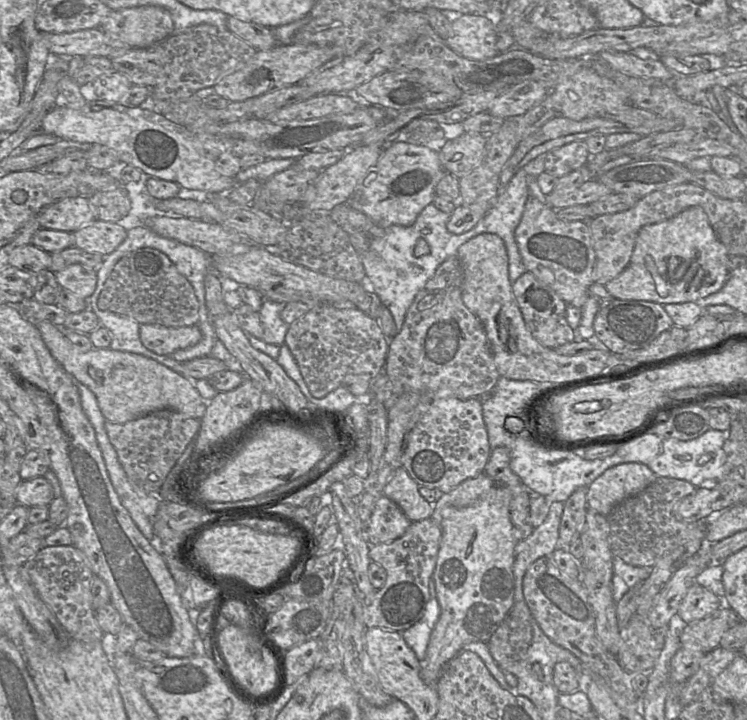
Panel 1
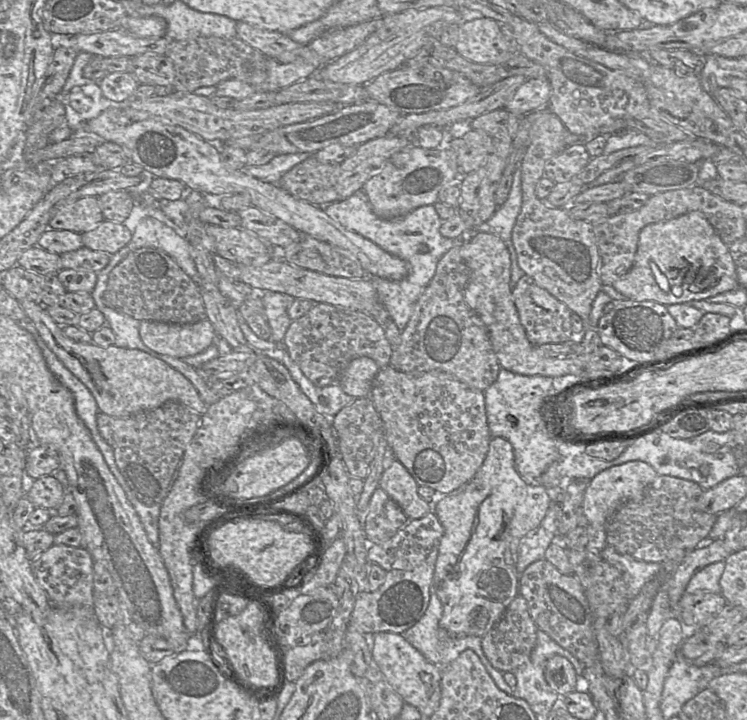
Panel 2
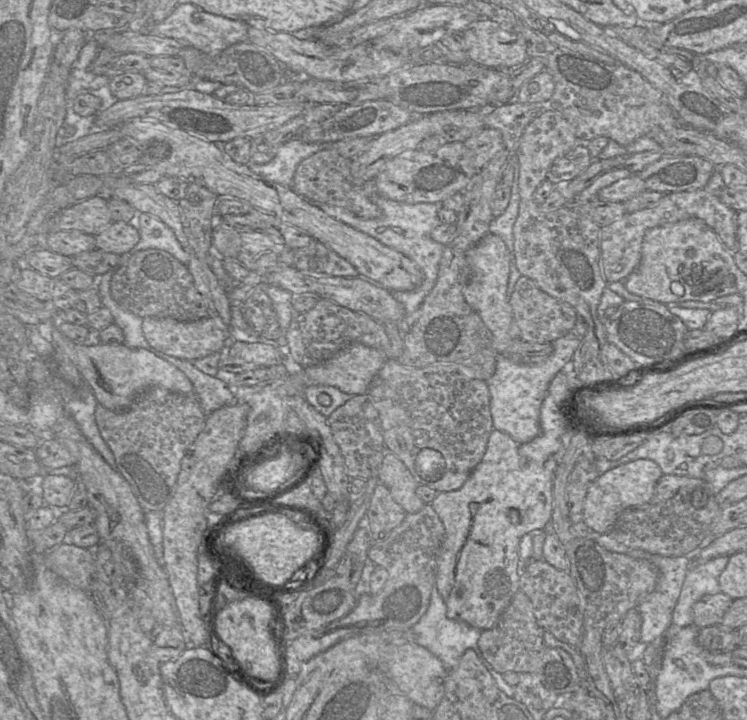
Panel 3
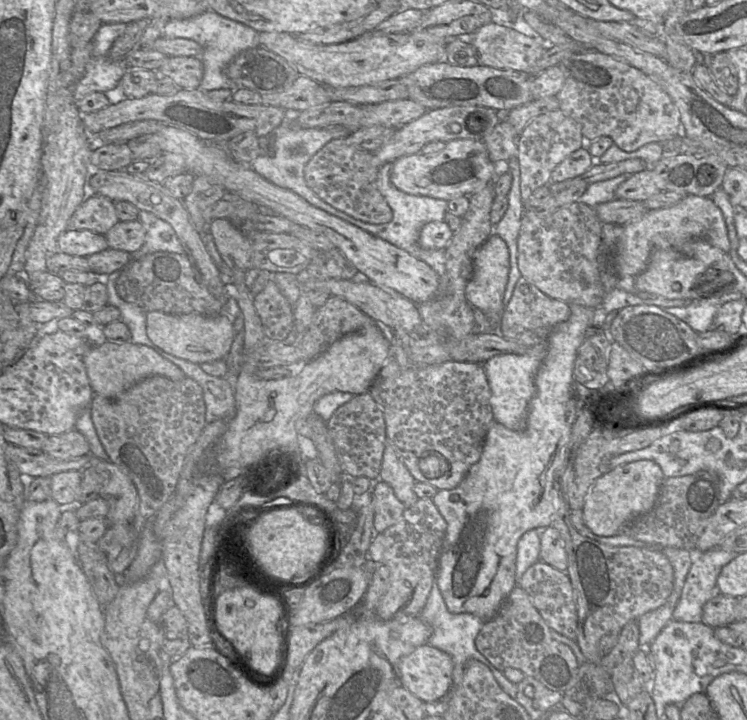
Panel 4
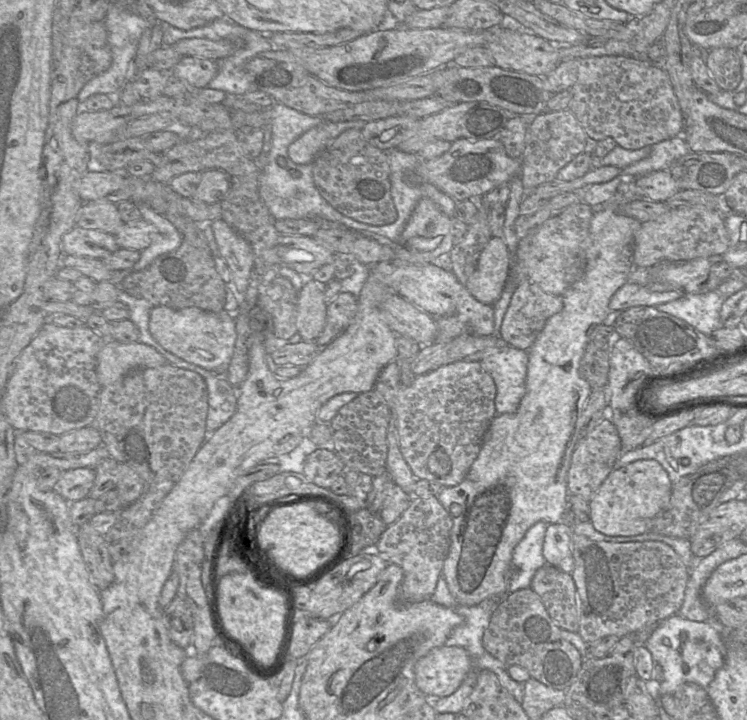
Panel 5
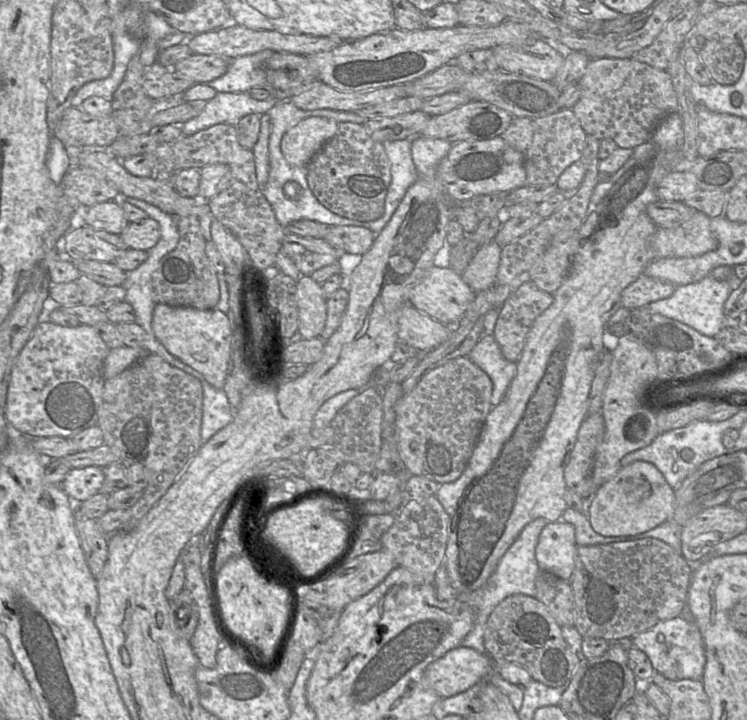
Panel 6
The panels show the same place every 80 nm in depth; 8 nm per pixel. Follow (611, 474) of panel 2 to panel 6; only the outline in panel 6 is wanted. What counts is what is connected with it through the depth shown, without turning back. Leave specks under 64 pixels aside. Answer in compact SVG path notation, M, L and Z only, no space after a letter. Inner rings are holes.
M636 461L620 468L616 475L598 487L587 506L587 517L592 528L603 536L629 536L640 534L672 518L674 489L663 474L652 464Z

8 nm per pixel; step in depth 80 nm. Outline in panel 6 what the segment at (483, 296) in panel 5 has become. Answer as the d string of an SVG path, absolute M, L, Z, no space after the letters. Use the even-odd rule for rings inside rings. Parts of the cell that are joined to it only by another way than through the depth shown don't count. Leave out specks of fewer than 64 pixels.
M495 240L480 246L463 272L463 280L475 293L488 289L494 283L501 251L502 246Z

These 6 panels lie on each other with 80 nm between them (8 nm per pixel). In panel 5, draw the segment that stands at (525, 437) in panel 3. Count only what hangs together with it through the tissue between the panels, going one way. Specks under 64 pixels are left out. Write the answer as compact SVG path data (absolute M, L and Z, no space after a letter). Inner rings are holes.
M504 345L480 364L496 386L496 414L514 413L526 391L528 352Z

